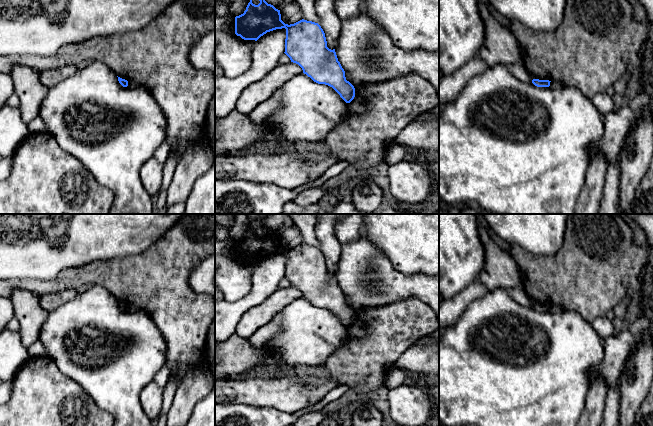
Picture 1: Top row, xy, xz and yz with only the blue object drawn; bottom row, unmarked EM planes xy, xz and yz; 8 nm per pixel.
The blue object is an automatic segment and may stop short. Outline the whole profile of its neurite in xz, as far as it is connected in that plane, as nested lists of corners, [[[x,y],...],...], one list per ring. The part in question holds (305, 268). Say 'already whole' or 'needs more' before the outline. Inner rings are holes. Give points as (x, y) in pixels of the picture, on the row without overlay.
already whole; [[[259,214],[251,219],[244,237],[235,241],[235,258],[244,264],[257,265],[267,256],[285,252],[284,277],[291,286],[298,288],[314,306],[332,311],[346,327],[350,327],[355,321],[355,312],[346,304],[335,273],[327,271],[321,250],[304,243],[285,248],[280,234],[265,225],[269,215]]]

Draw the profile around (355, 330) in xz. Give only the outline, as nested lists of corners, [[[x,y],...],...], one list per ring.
[[[353,323],[350,327],[348,327],[348,331],[350,335],[356,338],[362,338],[365,336],[363,328],[356,323]]]

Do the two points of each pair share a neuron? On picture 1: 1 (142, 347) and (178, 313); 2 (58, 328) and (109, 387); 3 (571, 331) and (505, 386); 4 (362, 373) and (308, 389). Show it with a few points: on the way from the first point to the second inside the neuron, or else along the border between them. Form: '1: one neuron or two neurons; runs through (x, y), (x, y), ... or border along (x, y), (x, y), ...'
1: two neurons; border along (145, 312), (160, 330), (166, 344), (166, 353)
2: one neuron; runs through (59, 347), (67, 364), (90, 375)
3: one neuron; runs through (558, 348), (546, 360), (542, 360), (522, 375)
4: two neurons; border along (330, 376), (340, 384)

